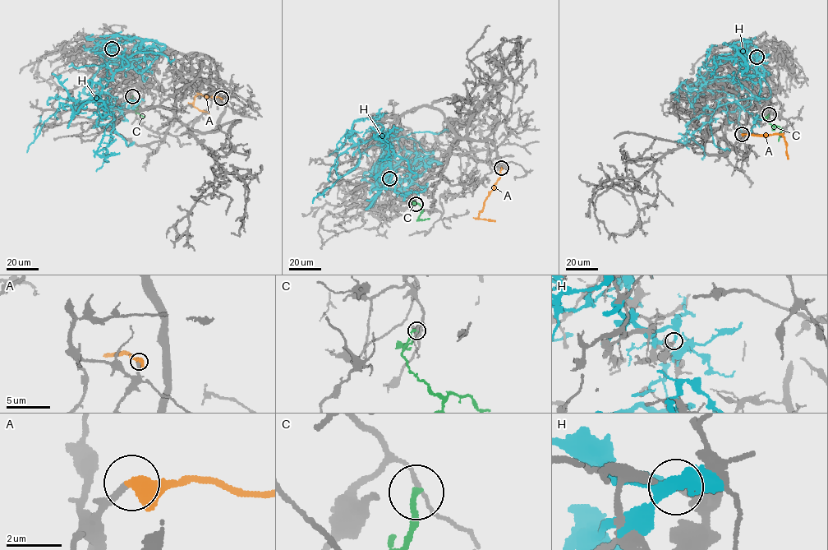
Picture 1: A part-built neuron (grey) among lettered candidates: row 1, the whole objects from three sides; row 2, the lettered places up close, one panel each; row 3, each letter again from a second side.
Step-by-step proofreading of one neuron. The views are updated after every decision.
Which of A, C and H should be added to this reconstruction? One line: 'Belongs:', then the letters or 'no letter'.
Belongs: A

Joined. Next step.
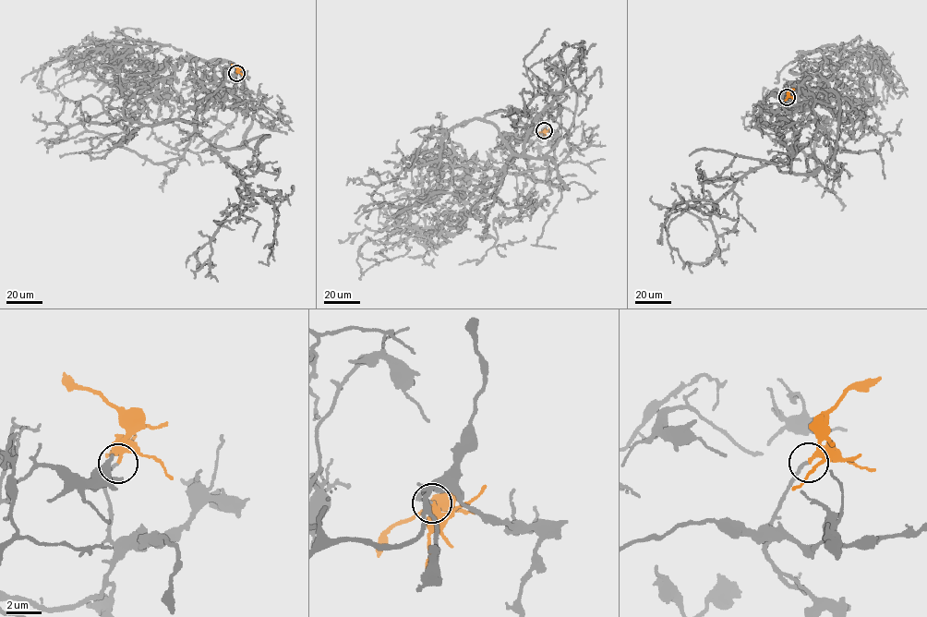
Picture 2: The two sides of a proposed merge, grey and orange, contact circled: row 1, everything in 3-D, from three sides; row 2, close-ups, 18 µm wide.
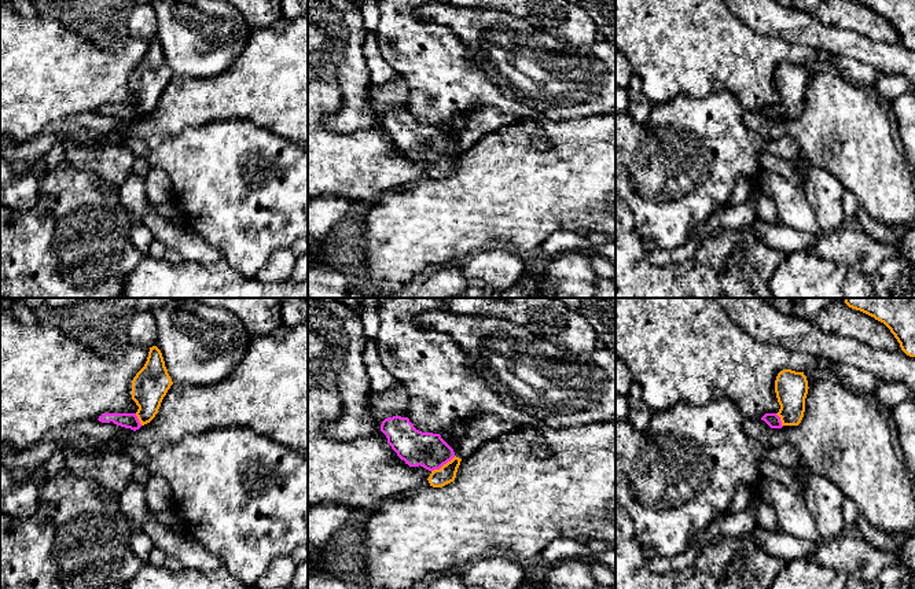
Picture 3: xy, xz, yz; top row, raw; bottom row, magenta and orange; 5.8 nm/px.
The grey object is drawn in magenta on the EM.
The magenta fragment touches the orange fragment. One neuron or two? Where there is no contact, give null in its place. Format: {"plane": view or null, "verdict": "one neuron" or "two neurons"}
{"plane": "xz", "verdict": "one neuron"}

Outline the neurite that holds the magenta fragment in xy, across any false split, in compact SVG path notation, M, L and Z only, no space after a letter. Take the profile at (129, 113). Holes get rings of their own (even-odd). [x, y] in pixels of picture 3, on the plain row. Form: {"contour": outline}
{"contour": "M152 38L144 59L132 73L132 92L139 99L137 104L103 106L98 113L102 115L113 114L117 118L136 124L155 110L172 77L162 45L157 38Z"}

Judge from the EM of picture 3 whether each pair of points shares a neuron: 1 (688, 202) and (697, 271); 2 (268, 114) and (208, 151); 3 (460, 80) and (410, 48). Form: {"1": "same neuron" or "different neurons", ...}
{"1": "different neurons", "2": "different neurons", "3": "same neuron"}

